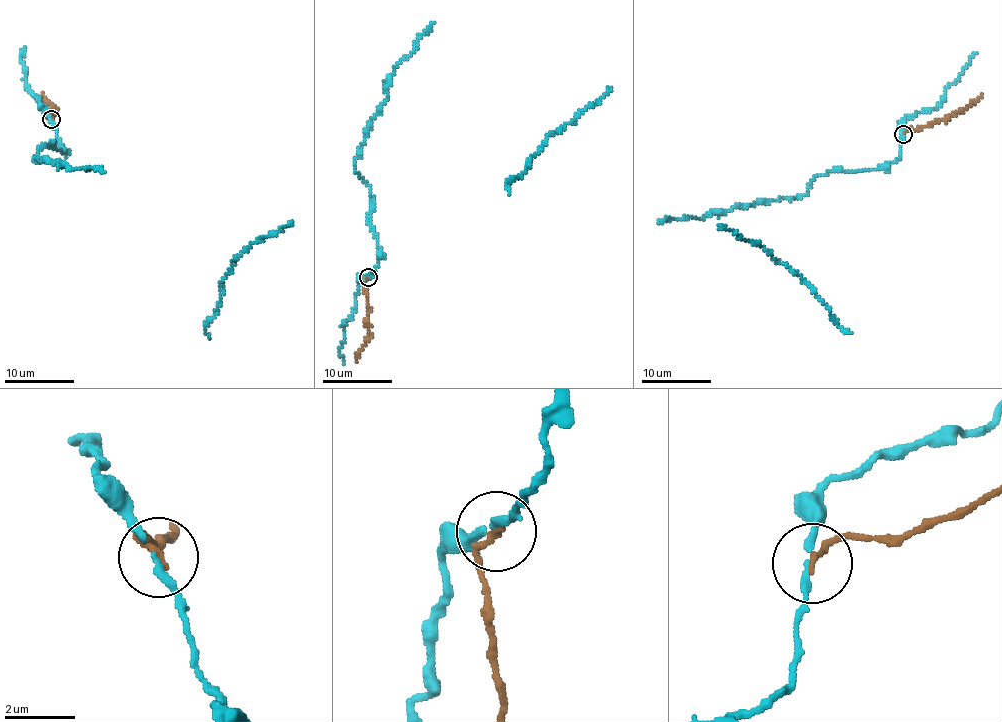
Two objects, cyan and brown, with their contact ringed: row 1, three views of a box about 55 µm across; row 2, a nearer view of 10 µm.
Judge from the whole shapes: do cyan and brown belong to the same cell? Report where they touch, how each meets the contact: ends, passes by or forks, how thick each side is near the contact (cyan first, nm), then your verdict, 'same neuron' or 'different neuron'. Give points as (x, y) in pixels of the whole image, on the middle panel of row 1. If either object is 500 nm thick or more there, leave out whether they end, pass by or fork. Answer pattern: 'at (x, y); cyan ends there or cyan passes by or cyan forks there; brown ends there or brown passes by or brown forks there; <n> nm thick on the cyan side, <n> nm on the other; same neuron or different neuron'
at (368, 277); cyan passes by; brown ends there; 170 nm thick on the cyan side, 190 nm on the other; different neuron

